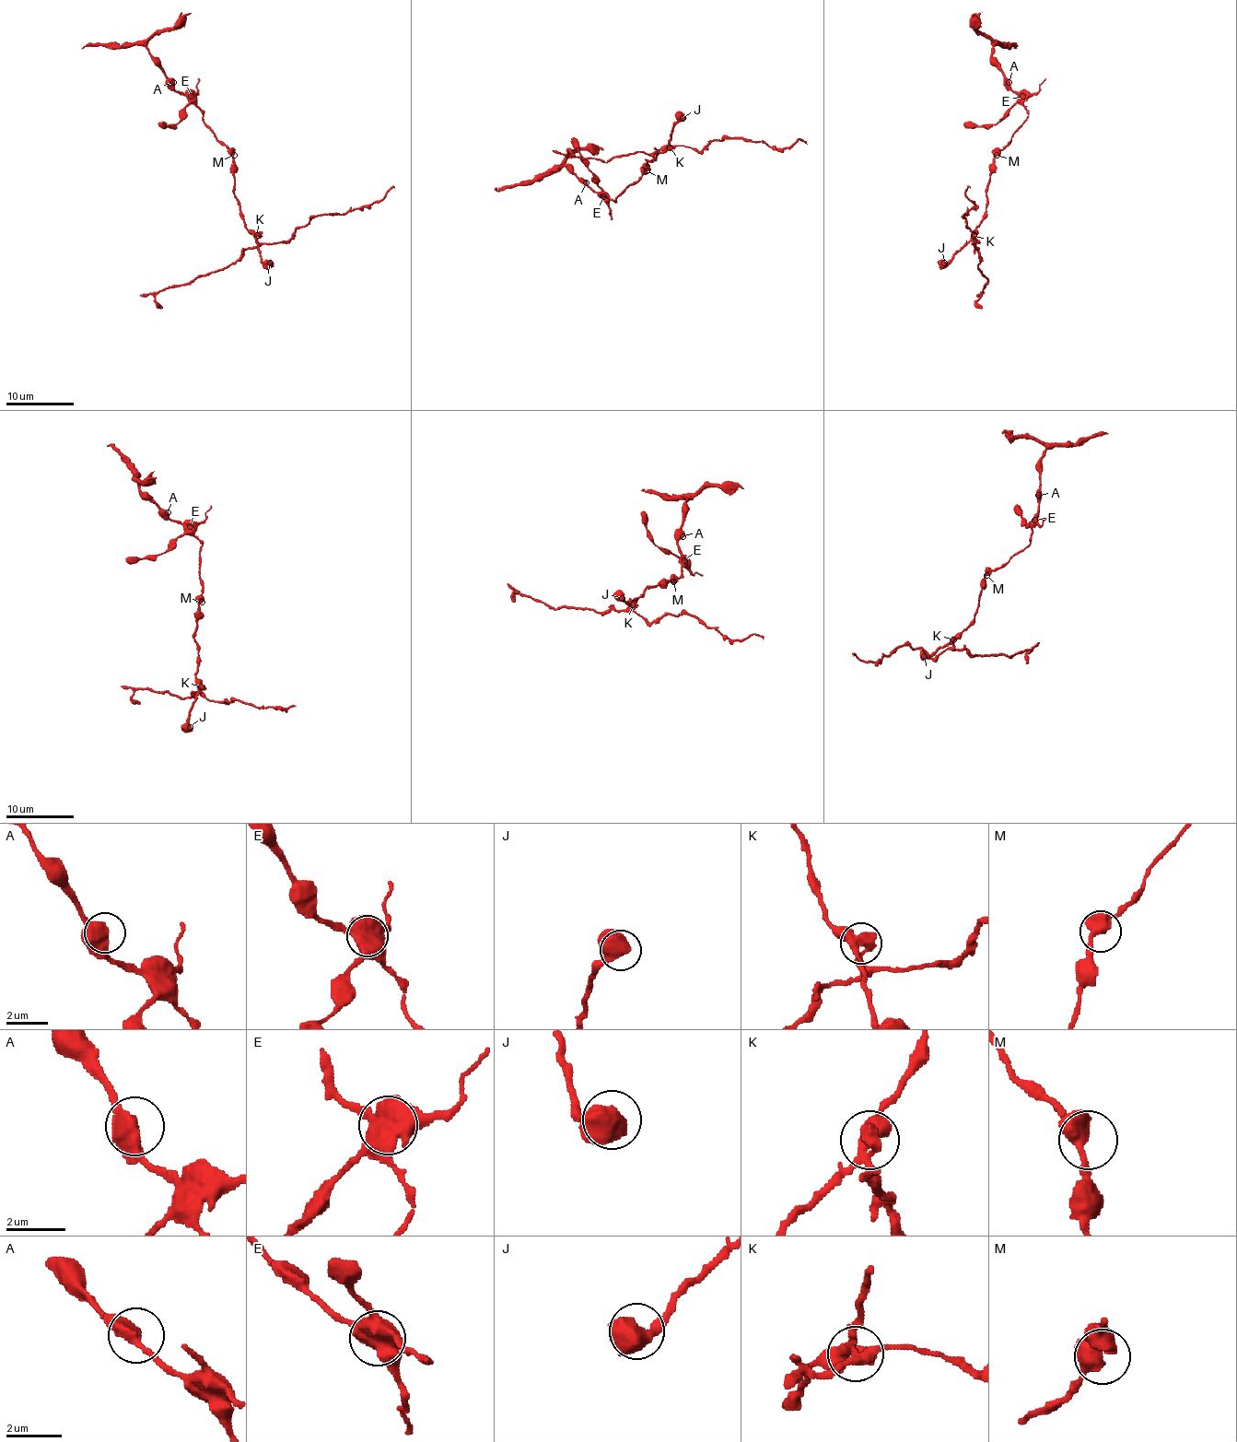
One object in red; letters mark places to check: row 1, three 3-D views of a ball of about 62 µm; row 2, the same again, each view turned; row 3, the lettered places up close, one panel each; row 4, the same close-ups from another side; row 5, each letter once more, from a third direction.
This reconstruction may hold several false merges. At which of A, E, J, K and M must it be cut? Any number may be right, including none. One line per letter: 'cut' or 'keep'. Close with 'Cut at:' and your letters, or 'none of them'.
A: keep
E: cut
J: keep
K: cut
M: keep
Cut at: E, K

